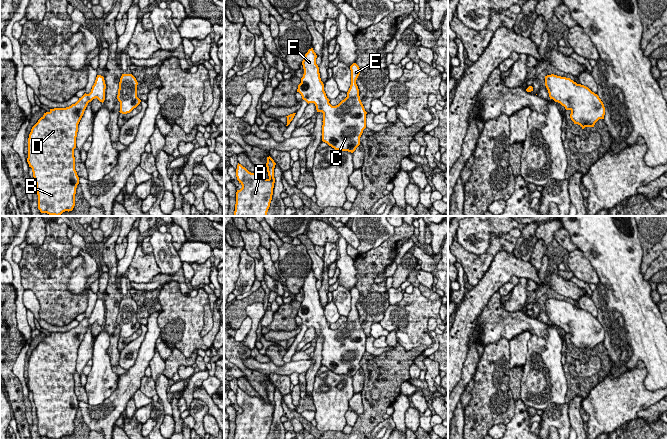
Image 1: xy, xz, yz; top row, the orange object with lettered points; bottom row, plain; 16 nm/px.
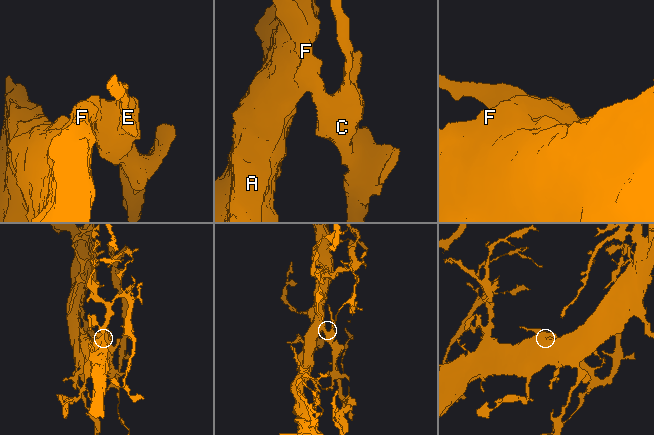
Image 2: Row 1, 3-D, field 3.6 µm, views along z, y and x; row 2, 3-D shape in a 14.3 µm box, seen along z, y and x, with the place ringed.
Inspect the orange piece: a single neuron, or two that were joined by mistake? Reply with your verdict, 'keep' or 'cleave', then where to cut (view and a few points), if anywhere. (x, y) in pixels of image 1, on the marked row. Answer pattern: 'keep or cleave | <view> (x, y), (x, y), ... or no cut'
keep | no cut

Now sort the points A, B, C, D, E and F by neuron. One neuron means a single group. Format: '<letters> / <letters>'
A B C D E F

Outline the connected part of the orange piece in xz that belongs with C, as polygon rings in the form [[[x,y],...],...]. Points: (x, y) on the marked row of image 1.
[[[313,48],[305,54],[302,61],[304,74],[297,92],[308,104],[314,103],[317,112],[323,113],[322,141],[335,150],[353,153],[360,145],[360,137],[366,128],[367,112],[356,84],[360,68],[356,63],[350,66],[351,85],[347,97],[338,105],[332,106],[324,91],[316,58]]]

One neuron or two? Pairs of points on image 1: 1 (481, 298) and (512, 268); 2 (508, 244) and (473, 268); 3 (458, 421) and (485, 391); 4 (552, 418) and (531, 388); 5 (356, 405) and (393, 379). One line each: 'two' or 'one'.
1: one
2: one
3: two
4: two
5: two

